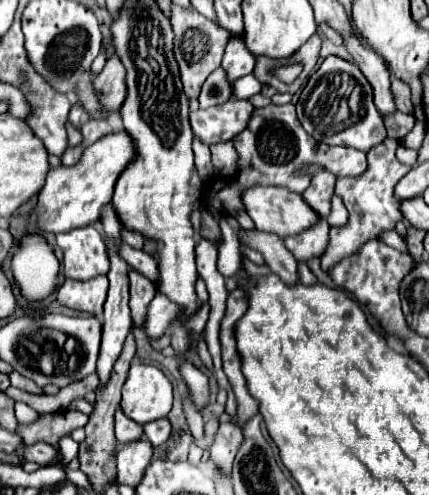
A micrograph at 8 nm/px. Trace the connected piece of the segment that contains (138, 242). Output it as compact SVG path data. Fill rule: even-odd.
M122 229L121 235L123 236L123 241L129 244L134 249L142 249L144 245L144 240L142 235L133 230Z

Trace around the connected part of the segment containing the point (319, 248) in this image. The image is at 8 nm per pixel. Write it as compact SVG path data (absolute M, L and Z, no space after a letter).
M320 218L316 226L310 226L300 234L284 238L284 246L294 254L296 260L310 260L314 256L322 256L328 244L328 230L328 222Z

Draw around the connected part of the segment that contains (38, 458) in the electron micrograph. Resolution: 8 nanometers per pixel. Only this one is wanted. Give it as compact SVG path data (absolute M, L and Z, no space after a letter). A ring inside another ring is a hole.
M36 442L32 446L22 444L22 446L24 446L24 460L34 460L40 466L46 466L56 456L56 448L46 442Z

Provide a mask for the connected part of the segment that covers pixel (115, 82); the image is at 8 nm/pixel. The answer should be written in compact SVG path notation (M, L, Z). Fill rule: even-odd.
M114 54L112 58L108 58L104 70L96 76L98 98L110 112L118 110L126 98L126 72L122 66L124 64Z

